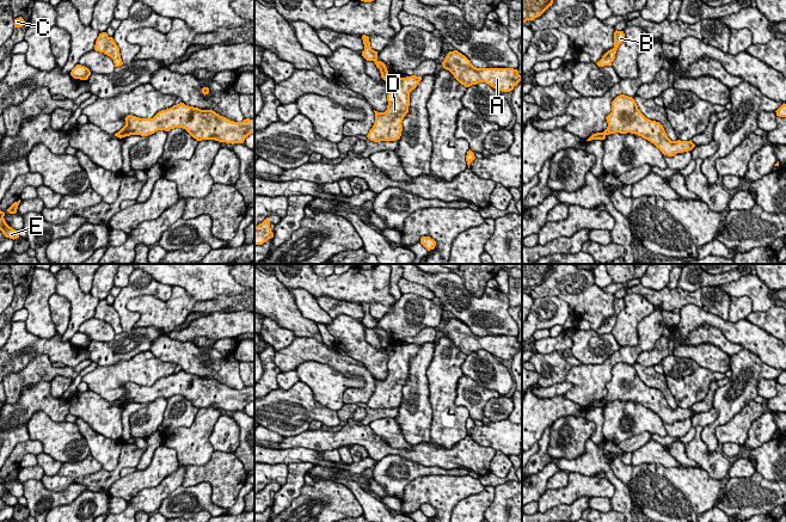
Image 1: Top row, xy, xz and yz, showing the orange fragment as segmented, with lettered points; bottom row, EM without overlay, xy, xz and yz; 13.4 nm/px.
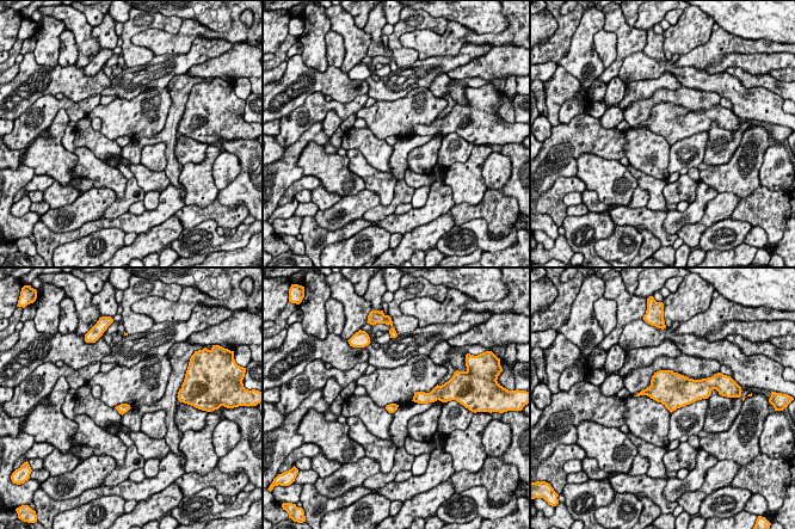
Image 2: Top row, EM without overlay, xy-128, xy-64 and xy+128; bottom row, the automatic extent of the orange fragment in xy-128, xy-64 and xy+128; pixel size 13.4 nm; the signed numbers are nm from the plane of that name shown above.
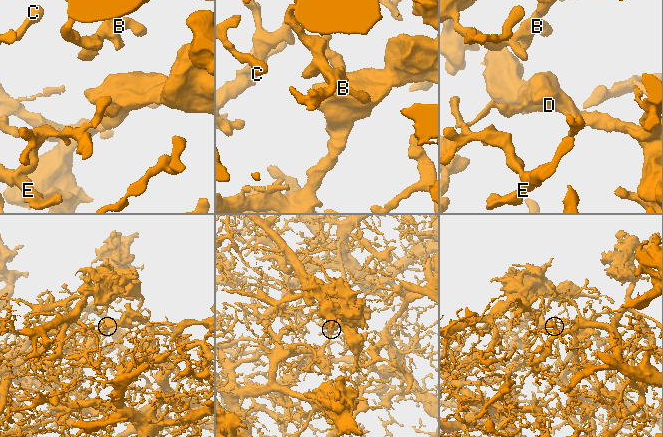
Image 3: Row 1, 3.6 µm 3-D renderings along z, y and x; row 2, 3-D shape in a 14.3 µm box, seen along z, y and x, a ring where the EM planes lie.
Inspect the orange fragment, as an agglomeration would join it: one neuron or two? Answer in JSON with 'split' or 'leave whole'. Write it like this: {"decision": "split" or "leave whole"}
{"decision": "split"}

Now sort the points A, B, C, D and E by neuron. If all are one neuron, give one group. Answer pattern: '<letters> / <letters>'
A D / B C E

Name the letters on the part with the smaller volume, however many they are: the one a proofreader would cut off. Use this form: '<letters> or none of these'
A, D

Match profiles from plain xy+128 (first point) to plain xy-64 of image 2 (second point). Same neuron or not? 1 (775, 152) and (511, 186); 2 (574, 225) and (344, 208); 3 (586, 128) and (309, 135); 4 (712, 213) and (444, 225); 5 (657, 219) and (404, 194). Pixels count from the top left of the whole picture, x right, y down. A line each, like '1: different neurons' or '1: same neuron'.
1: different neurons
2: different neurons
3: same neuron
4: same neuron
5: same neuron

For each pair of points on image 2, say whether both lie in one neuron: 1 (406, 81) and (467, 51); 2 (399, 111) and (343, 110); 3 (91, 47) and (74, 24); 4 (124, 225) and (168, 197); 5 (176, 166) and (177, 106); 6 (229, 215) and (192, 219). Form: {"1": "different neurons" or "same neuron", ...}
{"1": "same neuron", "2": "different neurons", "3": "same neuron", "4": "same neuron", "5": "same neuron", "6": "same neuron"}

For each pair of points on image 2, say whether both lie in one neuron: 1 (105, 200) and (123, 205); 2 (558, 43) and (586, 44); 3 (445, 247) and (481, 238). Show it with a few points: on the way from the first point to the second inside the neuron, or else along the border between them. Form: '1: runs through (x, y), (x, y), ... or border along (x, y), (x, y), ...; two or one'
1: border along (115, 200), (102, 216); two
2: border along (581, 17), (571, 38), (569, 50), (556, 62); two
3: runs through (454, 243), (473, 238); one

